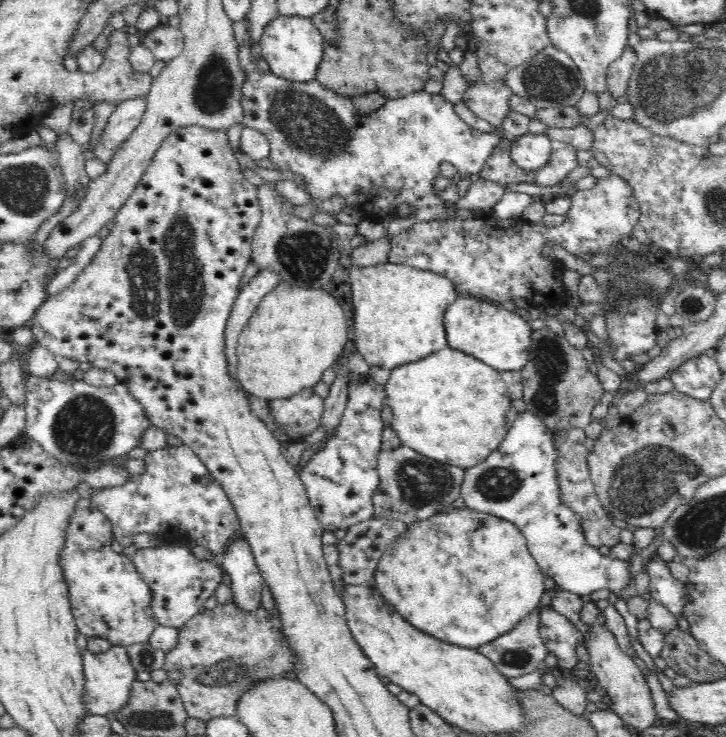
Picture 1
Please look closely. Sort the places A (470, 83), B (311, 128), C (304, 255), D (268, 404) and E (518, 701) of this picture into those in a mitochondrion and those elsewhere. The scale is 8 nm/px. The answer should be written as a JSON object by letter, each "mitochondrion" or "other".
{"A":"other","B":"mitochondrion","C":"mitochondrion","D":"other","E":"other"}

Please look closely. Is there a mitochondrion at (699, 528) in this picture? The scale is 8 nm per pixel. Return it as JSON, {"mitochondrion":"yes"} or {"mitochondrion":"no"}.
{"mitochondrion":"yes"}

